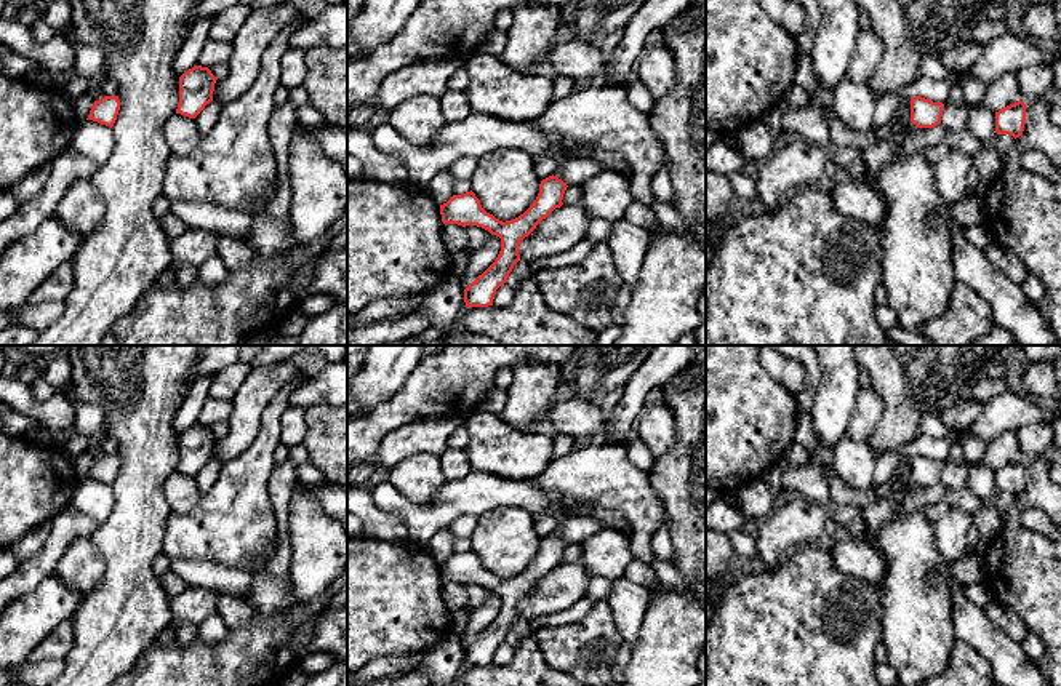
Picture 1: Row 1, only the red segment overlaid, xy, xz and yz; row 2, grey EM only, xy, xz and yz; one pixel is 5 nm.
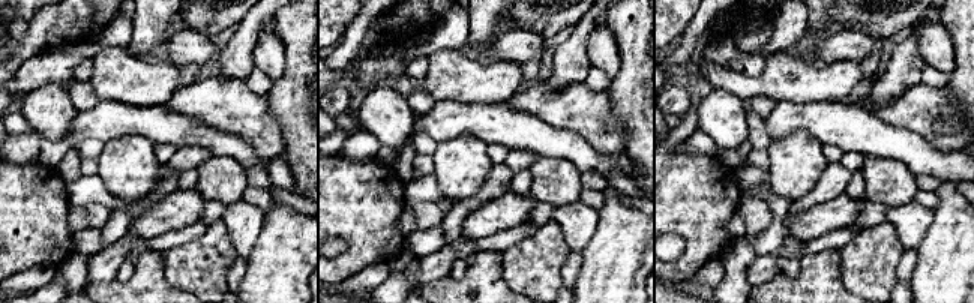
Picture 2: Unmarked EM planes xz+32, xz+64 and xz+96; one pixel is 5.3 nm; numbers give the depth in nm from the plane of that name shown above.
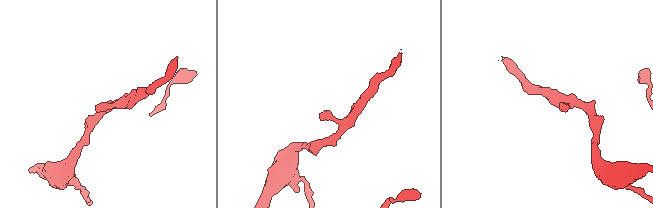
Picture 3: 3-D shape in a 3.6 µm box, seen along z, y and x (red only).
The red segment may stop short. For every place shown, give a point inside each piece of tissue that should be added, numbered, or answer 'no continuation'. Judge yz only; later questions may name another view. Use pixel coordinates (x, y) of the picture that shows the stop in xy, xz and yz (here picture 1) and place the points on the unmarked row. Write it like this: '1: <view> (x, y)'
no continuation

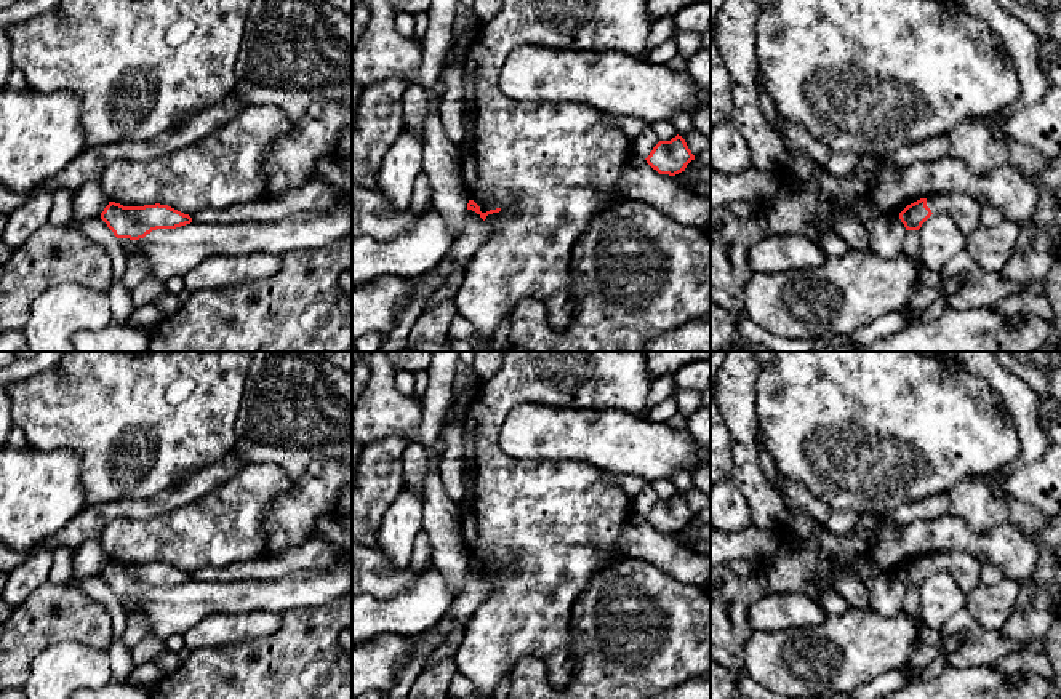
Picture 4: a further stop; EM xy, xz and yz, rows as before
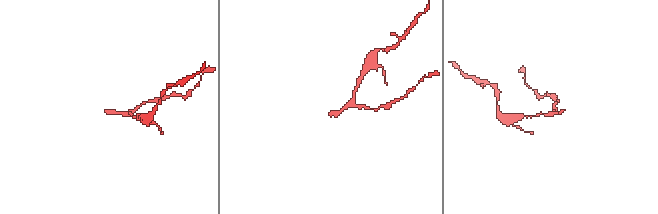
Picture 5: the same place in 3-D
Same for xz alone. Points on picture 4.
1: xz (477, 589)

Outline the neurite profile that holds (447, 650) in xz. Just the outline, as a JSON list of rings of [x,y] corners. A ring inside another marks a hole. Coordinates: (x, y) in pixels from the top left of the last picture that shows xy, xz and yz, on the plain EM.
[[[443,643],[437,651],[434,651],[427,662],[426,662],[426,667],[424,669],[429,669],[432,667],[434,664],[437,664],[438,661],[445,659],[445,657],[453,657],[456,654],[459,646],[454,646],[451,643]]]

